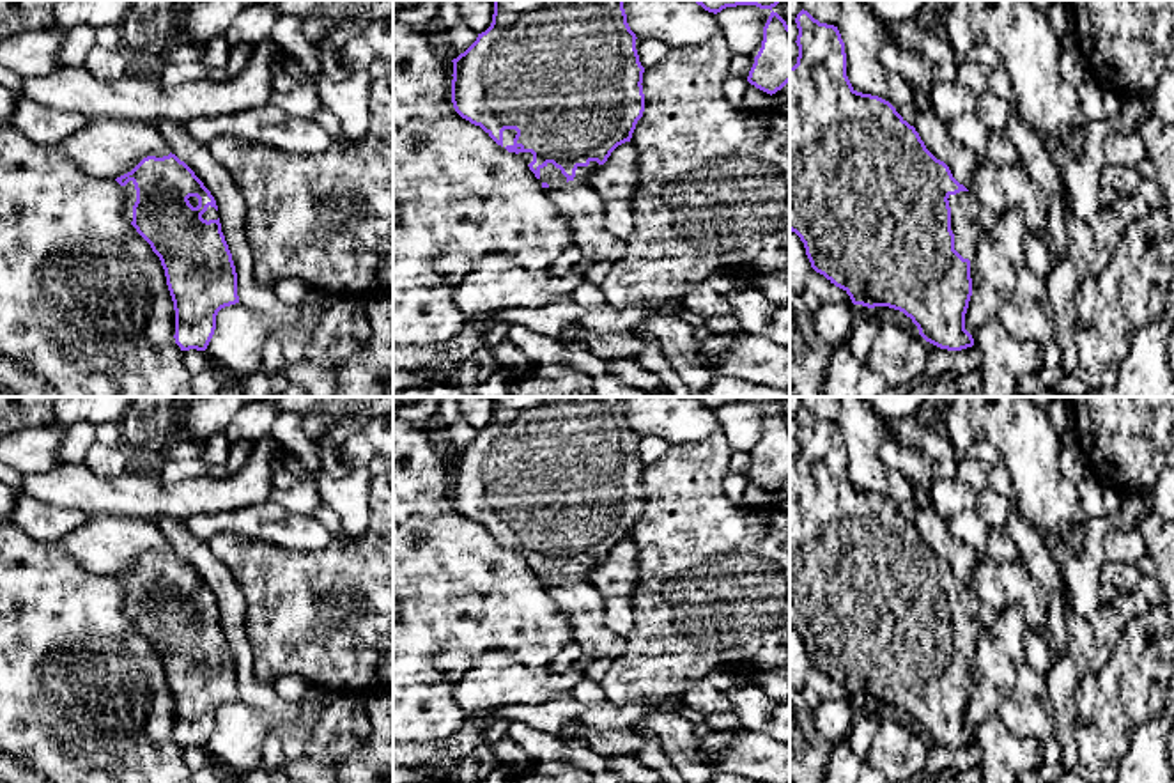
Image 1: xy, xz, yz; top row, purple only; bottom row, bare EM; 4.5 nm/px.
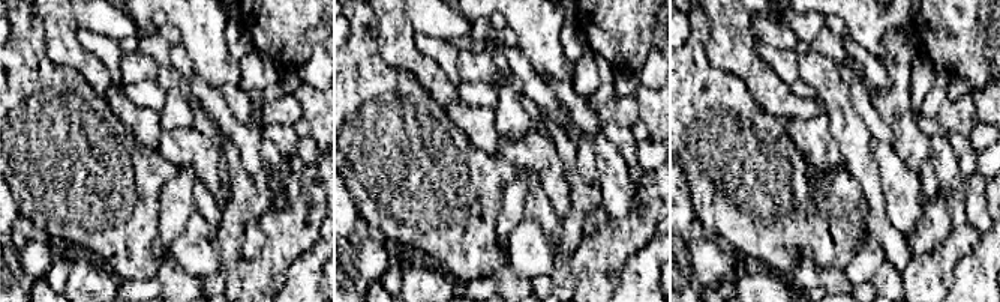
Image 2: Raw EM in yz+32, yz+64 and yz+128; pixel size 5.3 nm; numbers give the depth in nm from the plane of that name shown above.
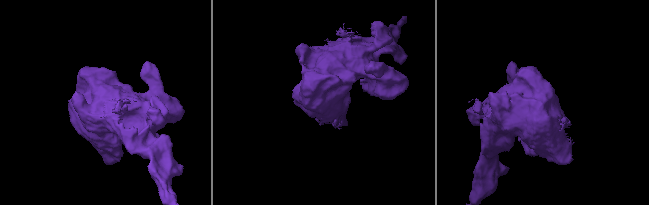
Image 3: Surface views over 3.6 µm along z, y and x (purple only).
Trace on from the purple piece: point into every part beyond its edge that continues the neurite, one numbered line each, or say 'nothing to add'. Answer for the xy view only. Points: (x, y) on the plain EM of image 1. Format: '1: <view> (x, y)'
1: xy (130, 589)

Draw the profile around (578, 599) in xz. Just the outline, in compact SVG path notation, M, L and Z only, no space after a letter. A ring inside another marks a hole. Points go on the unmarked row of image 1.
M568 578L544 585L544 592L570 618L574 640L586 654L609 661L623 655L627 640L606 625L606 597L588 579Z

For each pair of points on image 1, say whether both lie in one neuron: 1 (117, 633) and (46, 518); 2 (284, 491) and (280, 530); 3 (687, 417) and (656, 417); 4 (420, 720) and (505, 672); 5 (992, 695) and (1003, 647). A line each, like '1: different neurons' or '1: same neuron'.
1: different neurons
2: different neurons
3: same neuron
4: different neurons
5: same neuron

